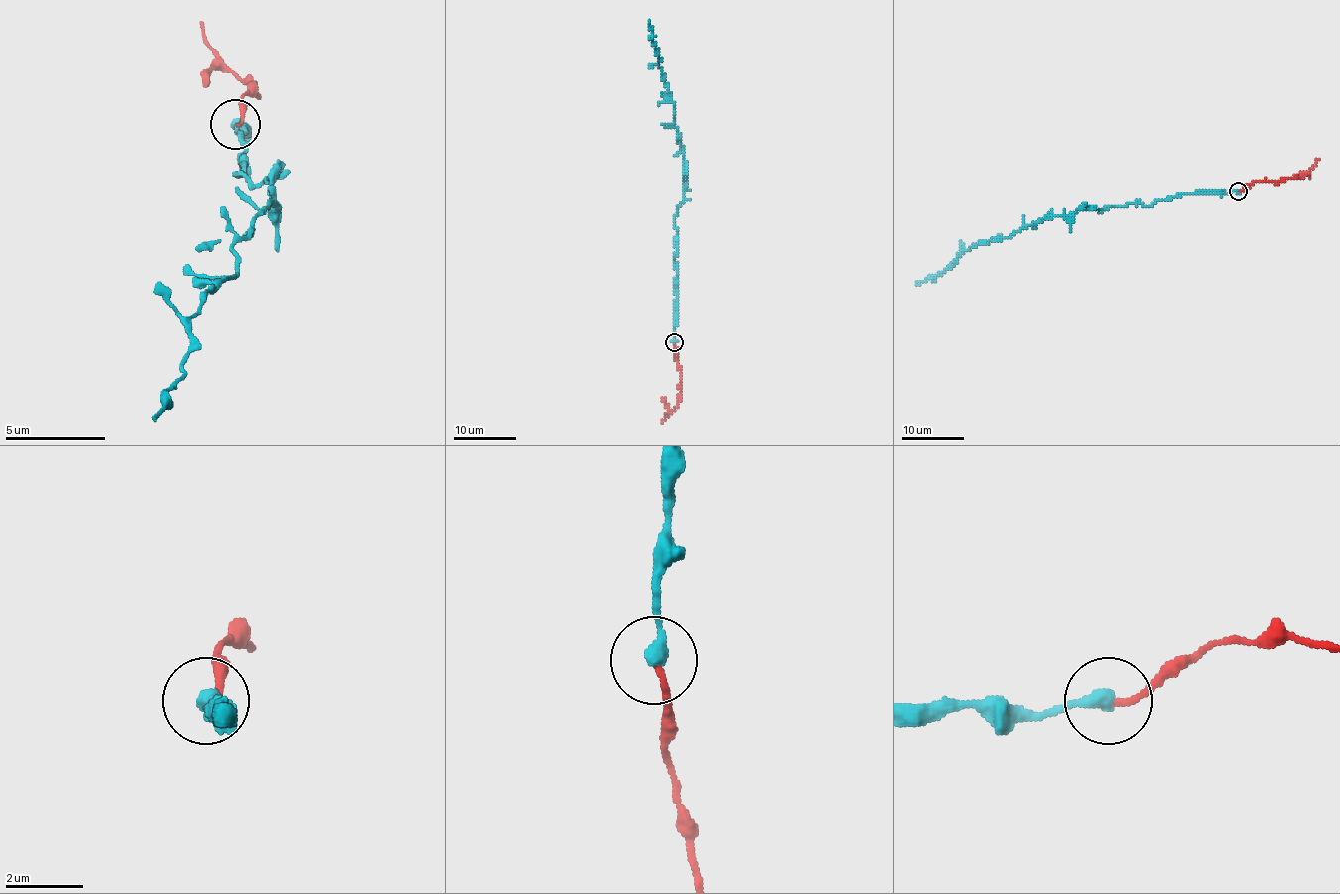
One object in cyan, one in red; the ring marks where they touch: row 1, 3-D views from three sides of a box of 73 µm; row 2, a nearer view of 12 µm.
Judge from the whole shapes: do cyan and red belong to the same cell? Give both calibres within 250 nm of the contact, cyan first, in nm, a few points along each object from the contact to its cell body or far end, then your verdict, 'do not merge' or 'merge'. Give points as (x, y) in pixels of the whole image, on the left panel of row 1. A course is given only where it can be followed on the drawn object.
calibres 400 and 160 nm; course cyan (234, 125), (234, 175), (269, 180), (274, 205), (189, 320), (184, 375), (154, 420); course red (234, 125), (244, 95), (254, 90), (259, 95), (209, 45), (199, 20); do not merge

